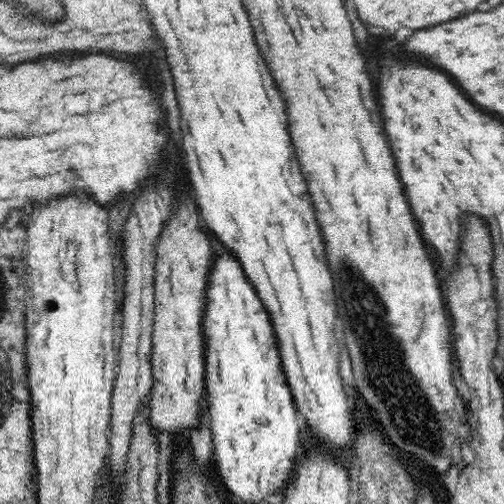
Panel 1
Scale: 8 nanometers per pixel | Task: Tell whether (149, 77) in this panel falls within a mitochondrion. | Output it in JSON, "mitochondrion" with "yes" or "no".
{"mitochondrion":"no"}

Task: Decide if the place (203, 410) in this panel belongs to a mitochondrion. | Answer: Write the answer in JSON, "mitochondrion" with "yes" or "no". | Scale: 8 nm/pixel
{"mitochondrion":"no"}

